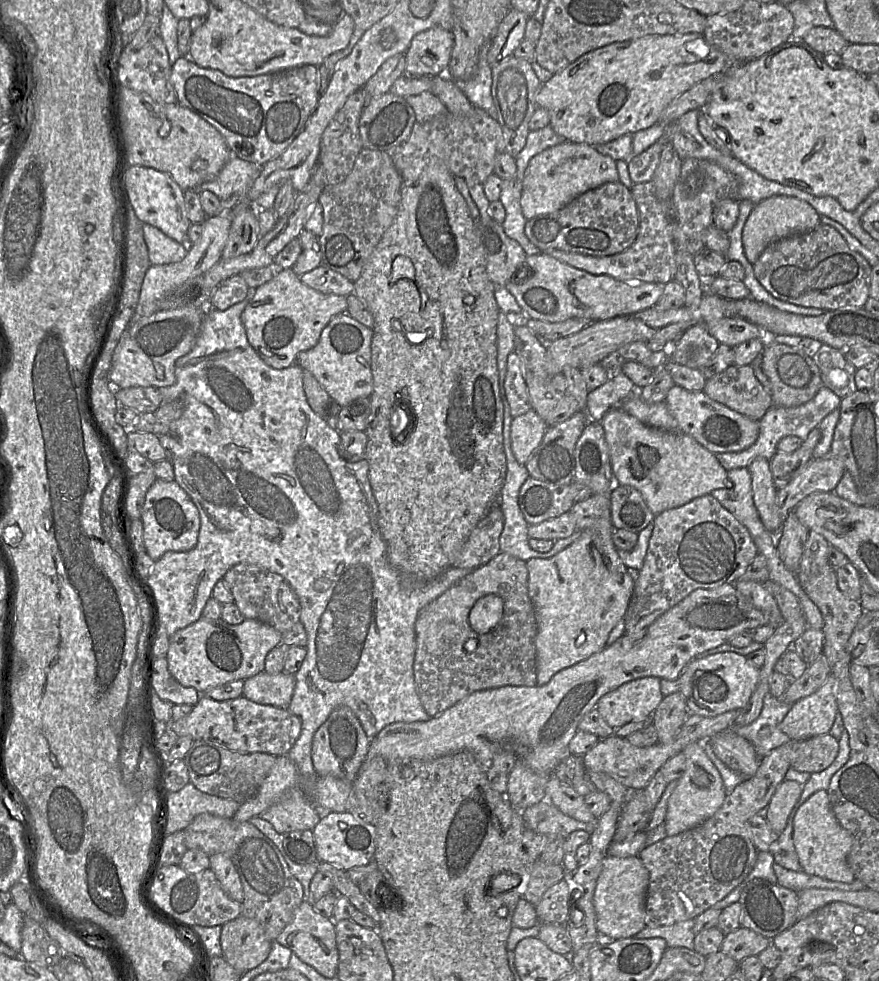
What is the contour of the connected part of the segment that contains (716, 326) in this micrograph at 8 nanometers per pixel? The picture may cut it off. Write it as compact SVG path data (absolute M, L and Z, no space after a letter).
M740 317L722 318L707 325L710 334L720 344L732 347L750 339L766 337L762 328Z

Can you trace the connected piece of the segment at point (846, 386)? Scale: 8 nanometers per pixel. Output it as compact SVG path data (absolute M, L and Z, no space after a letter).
M822 344L812 359L820 370L823 386L844 398L855 391L855 368L845 358L844 352Z

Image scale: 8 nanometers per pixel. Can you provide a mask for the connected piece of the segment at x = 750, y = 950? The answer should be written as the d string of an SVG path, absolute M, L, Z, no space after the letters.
M740 927L724 937L721 950L738 963L749 956L758 956L772 941L751 929Z

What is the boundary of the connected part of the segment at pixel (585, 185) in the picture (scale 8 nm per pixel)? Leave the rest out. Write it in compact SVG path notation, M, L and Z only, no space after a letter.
M566 141L543 150L529 161L522 181L521 210L526 219L552 213L588 190L617 181L615 159L599 153L590 144Z

